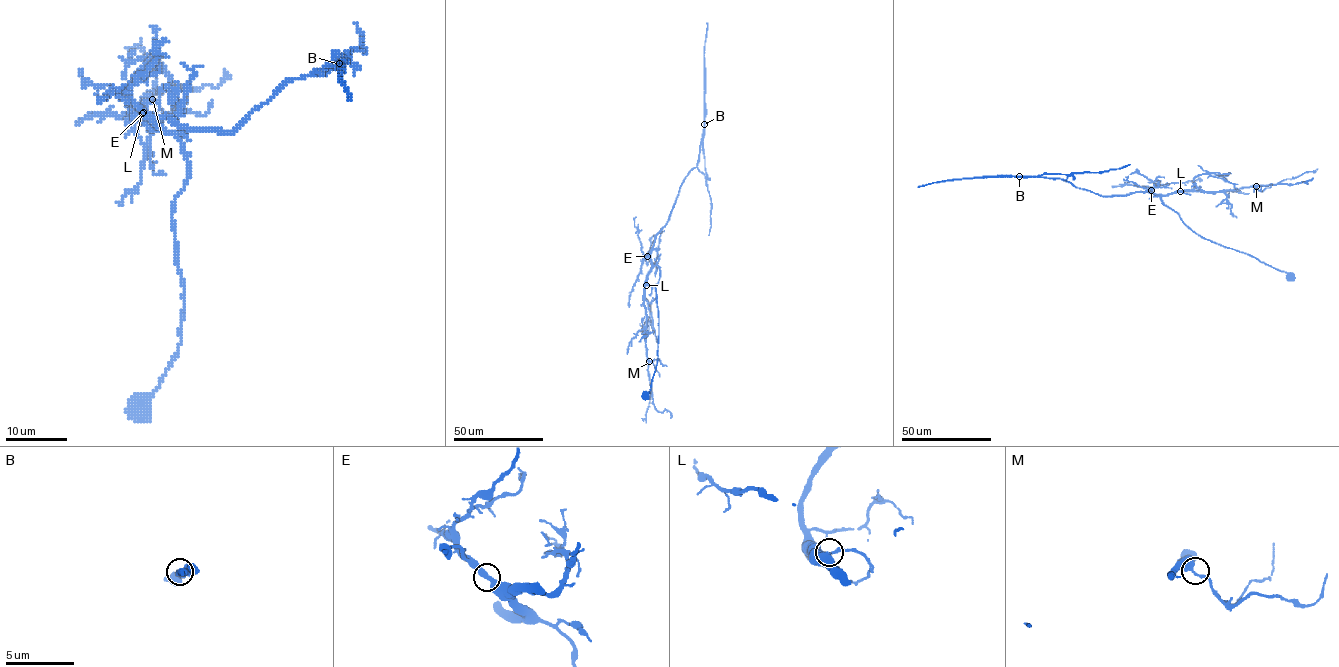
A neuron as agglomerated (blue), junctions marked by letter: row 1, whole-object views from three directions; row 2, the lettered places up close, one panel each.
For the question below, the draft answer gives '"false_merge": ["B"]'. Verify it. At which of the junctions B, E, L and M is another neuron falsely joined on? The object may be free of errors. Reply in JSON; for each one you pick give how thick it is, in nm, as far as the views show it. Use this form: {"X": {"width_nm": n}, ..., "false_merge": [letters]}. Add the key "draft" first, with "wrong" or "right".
{"draft": "right", "B": {"width_nm": 440}, "false_merge": ["B"]}

